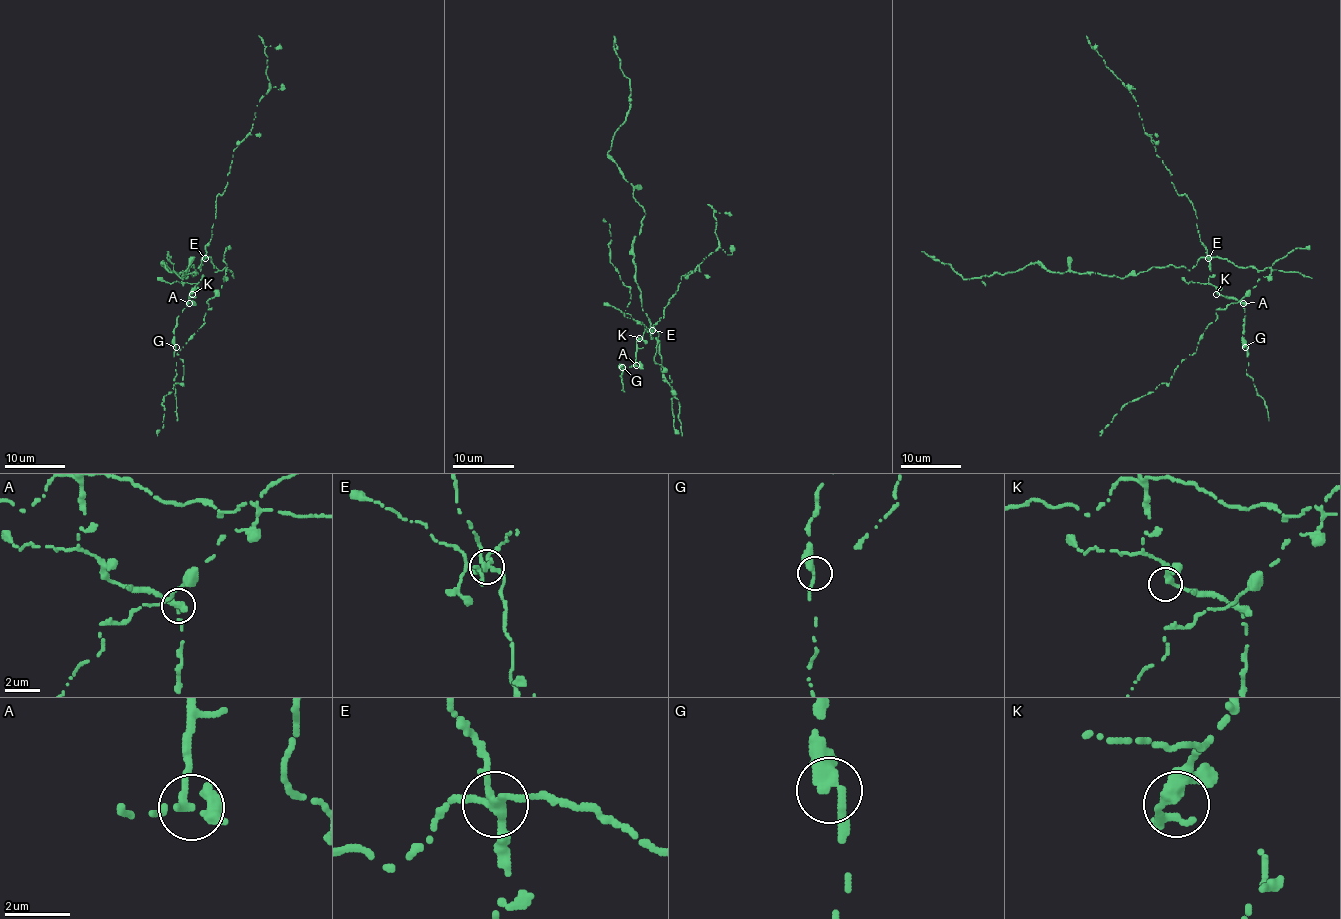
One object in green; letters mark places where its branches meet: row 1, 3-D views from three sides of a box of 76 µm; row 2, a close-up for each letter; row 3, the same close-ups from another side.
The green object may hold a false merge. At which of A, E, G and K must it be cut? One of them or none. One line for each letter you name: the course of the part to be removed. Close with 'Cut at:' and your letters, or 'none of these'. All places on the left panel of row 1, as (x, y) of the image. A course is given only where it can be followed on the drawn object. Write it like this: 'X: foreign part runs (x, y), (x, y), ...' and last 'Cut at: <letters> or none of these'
E: foreign part runs (204, 258), (224, 267), (224, 282), (206, 303), (204, 323), (177, 353), (183, 383), (164, 397), (157, 436)
Cut at: E

